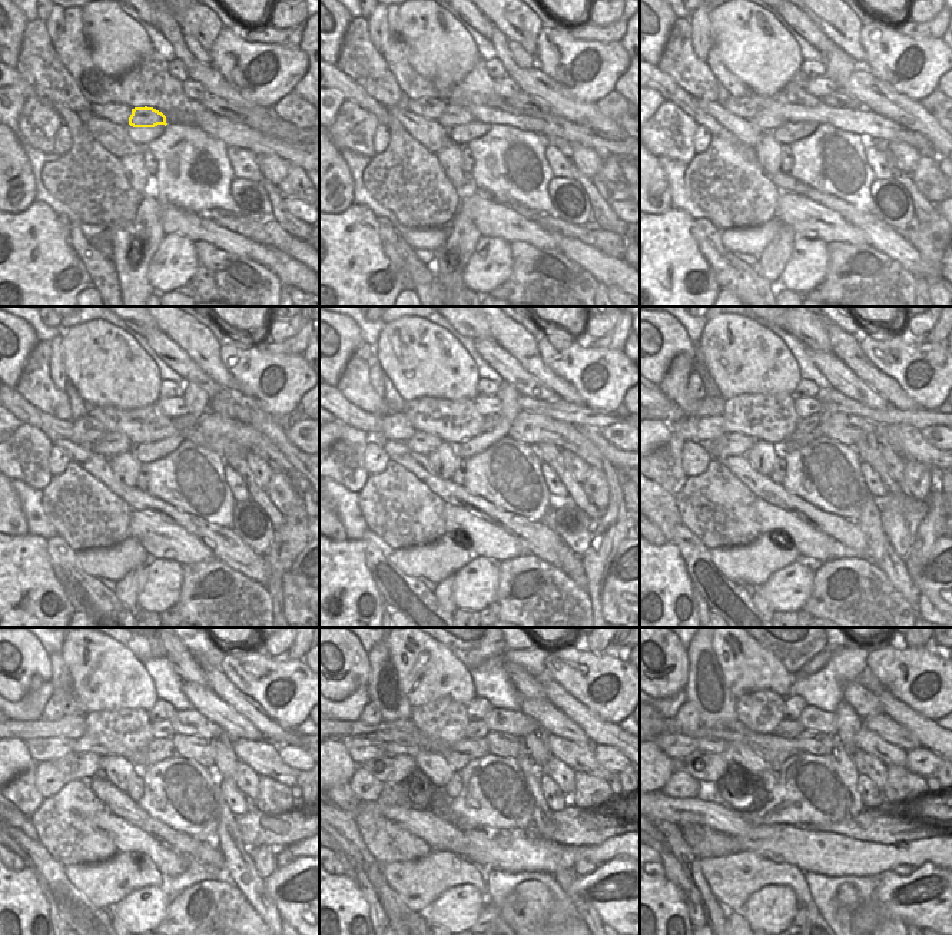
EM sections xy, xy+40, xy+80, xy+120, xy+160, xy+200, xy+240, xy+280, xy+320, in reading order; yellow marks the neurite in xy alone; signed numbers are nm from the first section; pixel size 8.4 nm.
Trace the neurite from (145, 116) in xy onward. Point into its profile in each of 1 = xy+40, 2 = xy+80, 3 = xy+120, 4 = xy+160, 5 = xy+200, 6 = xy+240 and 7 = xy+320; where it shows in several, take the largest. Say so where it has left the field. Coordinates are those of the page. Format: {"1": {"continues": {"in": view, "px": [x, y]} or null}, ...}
{"1": {"continues": {"in": "xy+40", "px": [453, 116]}}, "2": {"continues": {"in": "xy+80", "px": [768, 123]}}, "3": {"continues": {"in": "xy+120", "px": [112, 444]}}, "4": {"continues": {"in": "xy+160", "px": [421, 443]}}, "5": {"continues": {"in": "xy+200", "px": [729, 444]}}, "6": {"continues": {"in": "xy+240", "px": [75, 766]}}, "7": {"continues": {"in": "xy+320", "px": [705, 766]}}}

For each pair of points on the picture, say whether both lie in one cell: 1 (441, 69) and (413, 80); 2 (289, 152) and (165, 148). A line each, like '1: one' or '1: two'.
1: two
2: two

